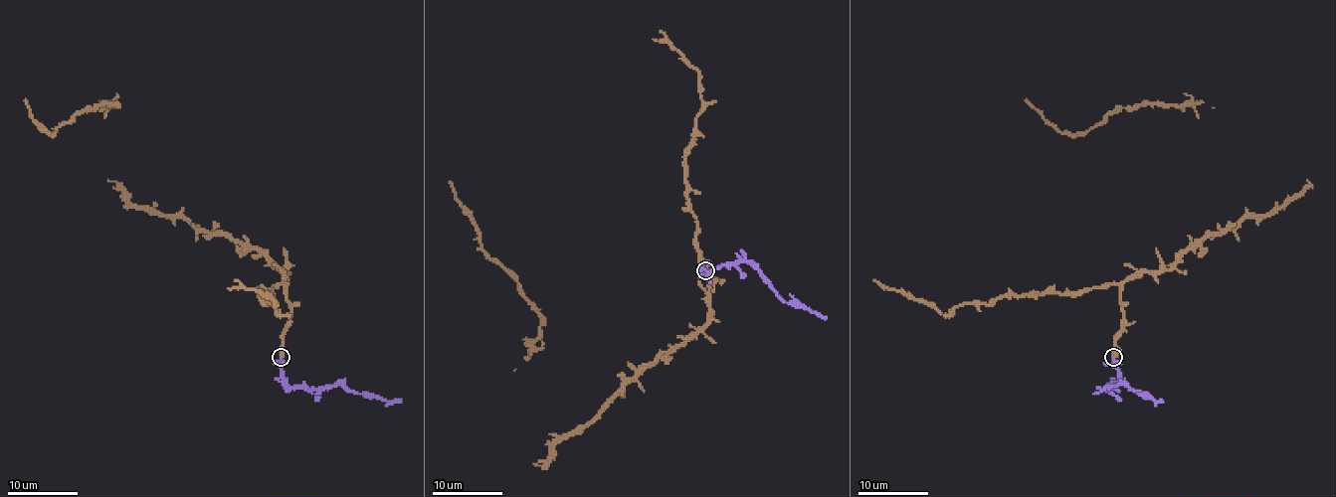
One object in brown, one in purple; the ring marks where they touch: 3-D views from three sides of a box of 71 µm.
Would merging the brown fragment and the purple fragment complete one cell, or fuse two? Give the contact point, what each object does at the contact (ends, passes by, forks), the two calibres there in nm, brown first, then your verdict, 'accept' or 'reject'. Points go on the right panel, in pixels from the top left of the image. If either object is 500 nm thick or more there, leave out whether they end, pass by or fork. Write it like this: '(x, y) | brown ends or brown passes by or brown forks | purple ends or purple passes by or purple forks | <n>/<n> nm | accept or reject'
(1113, 357) | 500/280 nm | accept

